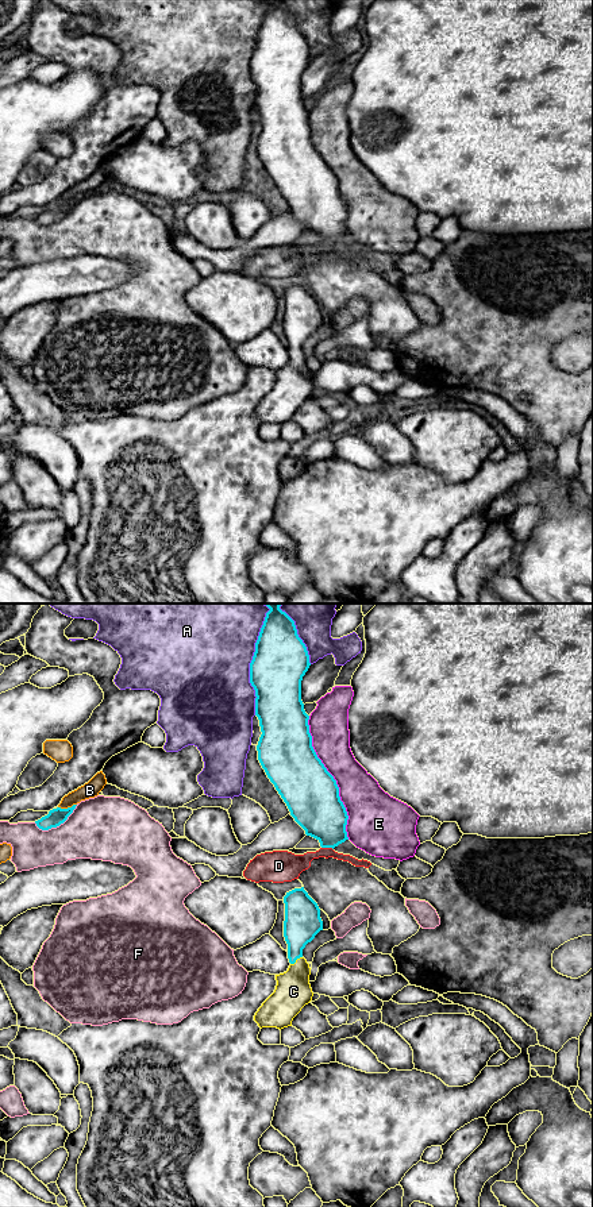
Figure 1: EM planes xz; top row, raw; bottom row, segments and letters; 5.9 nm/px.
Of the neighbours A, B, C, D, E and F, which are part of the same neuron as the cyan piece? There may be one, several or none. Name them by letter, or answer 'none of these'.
C

